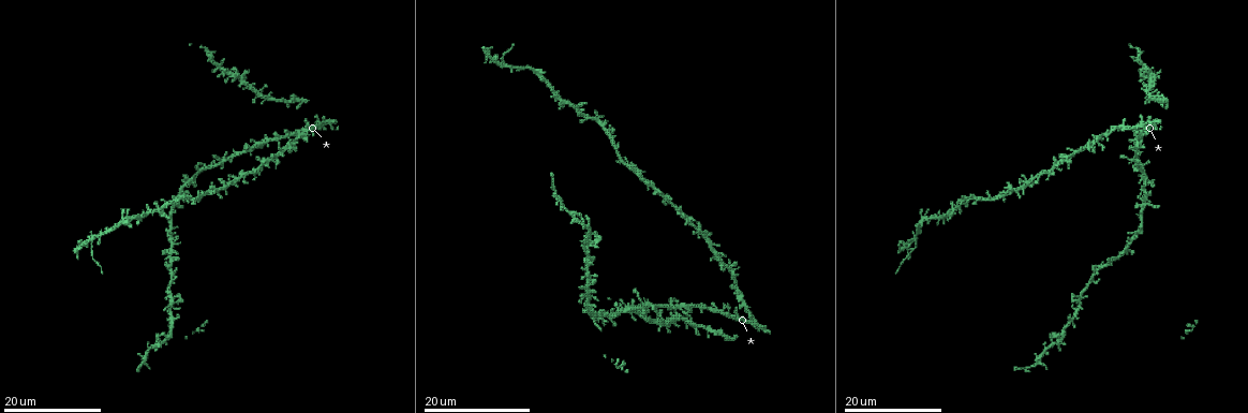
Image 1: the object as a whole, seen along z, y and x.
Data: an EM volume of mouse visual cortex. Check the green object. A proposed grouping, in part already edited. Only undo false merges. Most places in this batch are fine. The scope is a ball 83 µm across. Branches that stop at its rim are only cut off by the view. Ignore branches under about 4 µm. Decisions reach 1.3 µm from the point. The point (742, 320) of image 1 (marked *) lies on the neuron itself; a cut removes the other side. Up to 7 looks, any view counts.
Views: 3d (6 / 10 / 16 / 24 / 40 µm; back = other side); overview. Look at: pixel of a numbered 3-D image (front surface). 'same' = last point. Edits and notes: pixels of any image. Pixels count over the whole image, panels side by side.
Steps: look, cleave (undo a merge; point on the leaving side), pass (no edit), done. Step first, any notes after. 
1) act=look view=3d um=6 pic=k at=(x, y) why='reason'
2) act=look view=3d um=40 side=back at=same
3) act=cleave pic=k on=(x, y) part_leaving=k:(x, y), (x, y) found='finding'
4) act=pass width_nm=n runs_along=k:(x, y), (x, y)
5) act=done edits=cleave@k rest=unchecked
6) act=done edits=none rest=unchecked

act=look view=3d um=16 pic=1 at=(1131, 250)

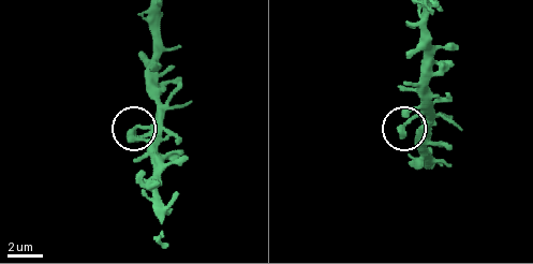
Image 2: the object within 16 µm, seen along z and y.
act=look view=3d um=6 pic=2 at=(140, 129)

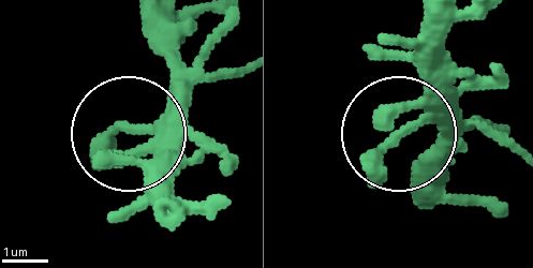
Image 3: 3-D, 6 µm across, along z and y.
act=pass found='all the same neuron'

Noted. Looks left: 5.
act=look view=3d um=24 pic=1 at=(1046, 347) why='narrows sharply'

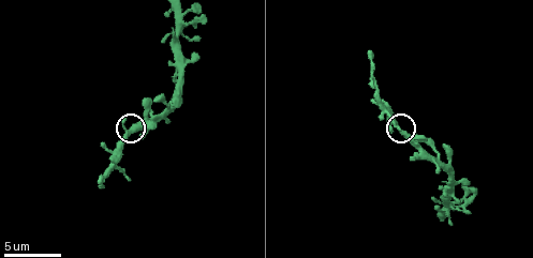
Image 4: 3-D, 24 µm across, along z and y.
act=look view=3d um=10 pic=4 at=(128, 134)

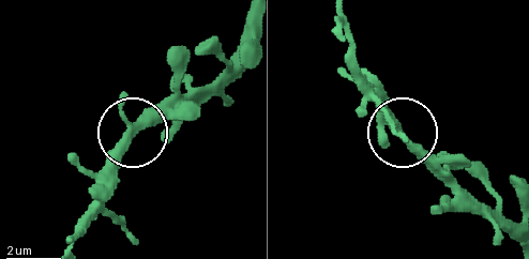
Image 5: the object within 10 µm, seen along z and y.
act=look view=3d um=10 side=back pic=5 at=(134, 129)

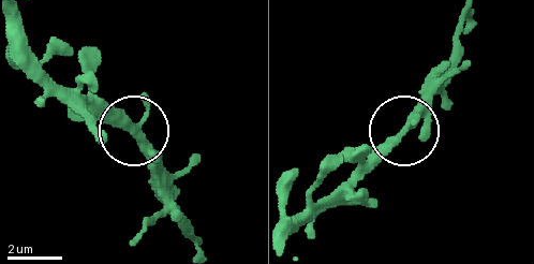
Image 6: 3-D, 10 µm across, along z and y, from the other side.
act=pass arms=3 found='all the same neuron'

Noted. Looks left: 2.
act=look view=3d um=10 pic=4 at=(378, 100) why='calibre changes'

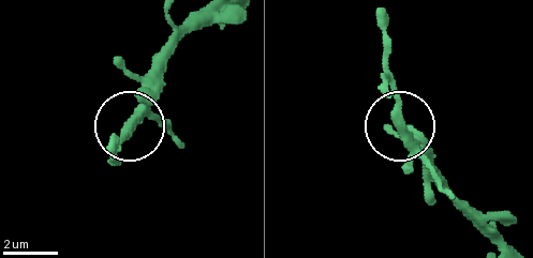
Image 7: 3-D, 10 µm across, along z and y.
act=pass width_nm=330 found='continuous, no second neuron'

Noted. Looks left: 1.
act=done edits=none rest=unchecked

